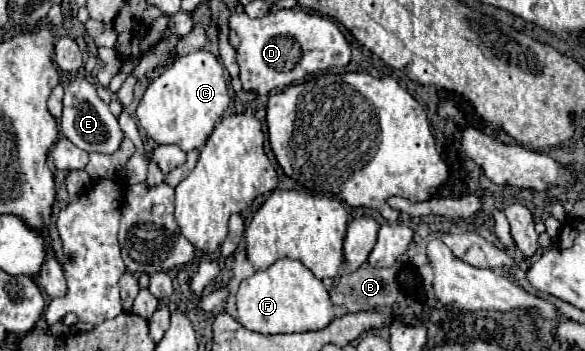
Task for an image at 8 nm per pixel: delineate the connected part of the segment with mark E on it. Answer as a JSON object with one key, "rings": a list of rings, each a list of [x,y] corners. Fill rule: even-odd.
{"rings":[[[82,75],[74,77],[66,87],[64,87],[64,113],[60,119],[62,133],[80,149],[88,153],[104,153],[112,155],[120,149],[120,143],[124,139],[124,133],[118,125],[116,115],[110,113],[108,105],[100,101],[96,95],[96,87]]]}

